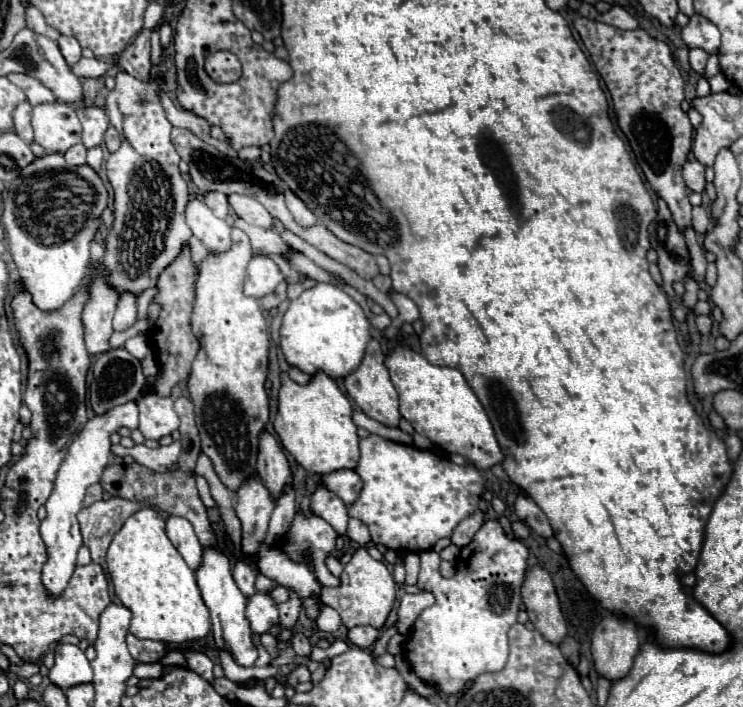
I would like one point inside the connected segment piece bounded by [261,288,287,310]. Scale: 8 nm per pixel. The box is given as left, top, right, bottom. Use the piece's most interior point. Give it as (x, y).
(274, 299)

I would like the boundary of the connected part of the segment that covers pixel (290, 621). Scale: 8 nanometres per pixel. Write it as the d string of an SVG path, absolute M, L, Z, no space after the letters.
M289 591L290 597L289 602L285 604L279 604L279 614L281 614L281 620L279 620L279 626L283 630L287 628L293 628L297 618L299 618L299 612L301 612L301 600L293 594L293 591Z

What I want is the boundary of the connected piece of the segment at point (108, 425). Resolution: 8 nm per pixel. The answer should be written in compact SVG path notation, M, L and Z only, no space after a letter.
M135 402L115 406L107 414L91 418L85 424L85 428L79 432L79 436L73 440L73 444L69 446L67 458L63 460L63 464L61 464L61 468L57 472L55 488L53 488L49 500L45 502L47 516L41 522L41 528L39 528L41 538L43 538L45 546L47 546L47 562L43 566L43 576L41 576L43 586L47 590L47 596L61 596L63 590L67 588L67 582L69 582L73 570L75 570L77 550L83 544L79 524L77 524L77 512L83 506L85 490L91 484L99 482L99 478L101 478L101 474L103 474L103 470L107 466L107 460L109 460L109 454L111 454L109 436L113 432L117 432L121 426L127 426L131 430L137 428L137 404Z

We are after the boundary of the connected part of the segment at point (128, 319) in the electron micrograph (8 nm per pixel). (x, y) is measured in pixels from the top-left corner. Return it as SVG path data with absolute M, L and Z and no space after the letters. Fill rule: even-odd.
M123 292L113 316L113 330L115 332L127 330L129 326L135 324L135 316L137 316L137 298L129 292Z

